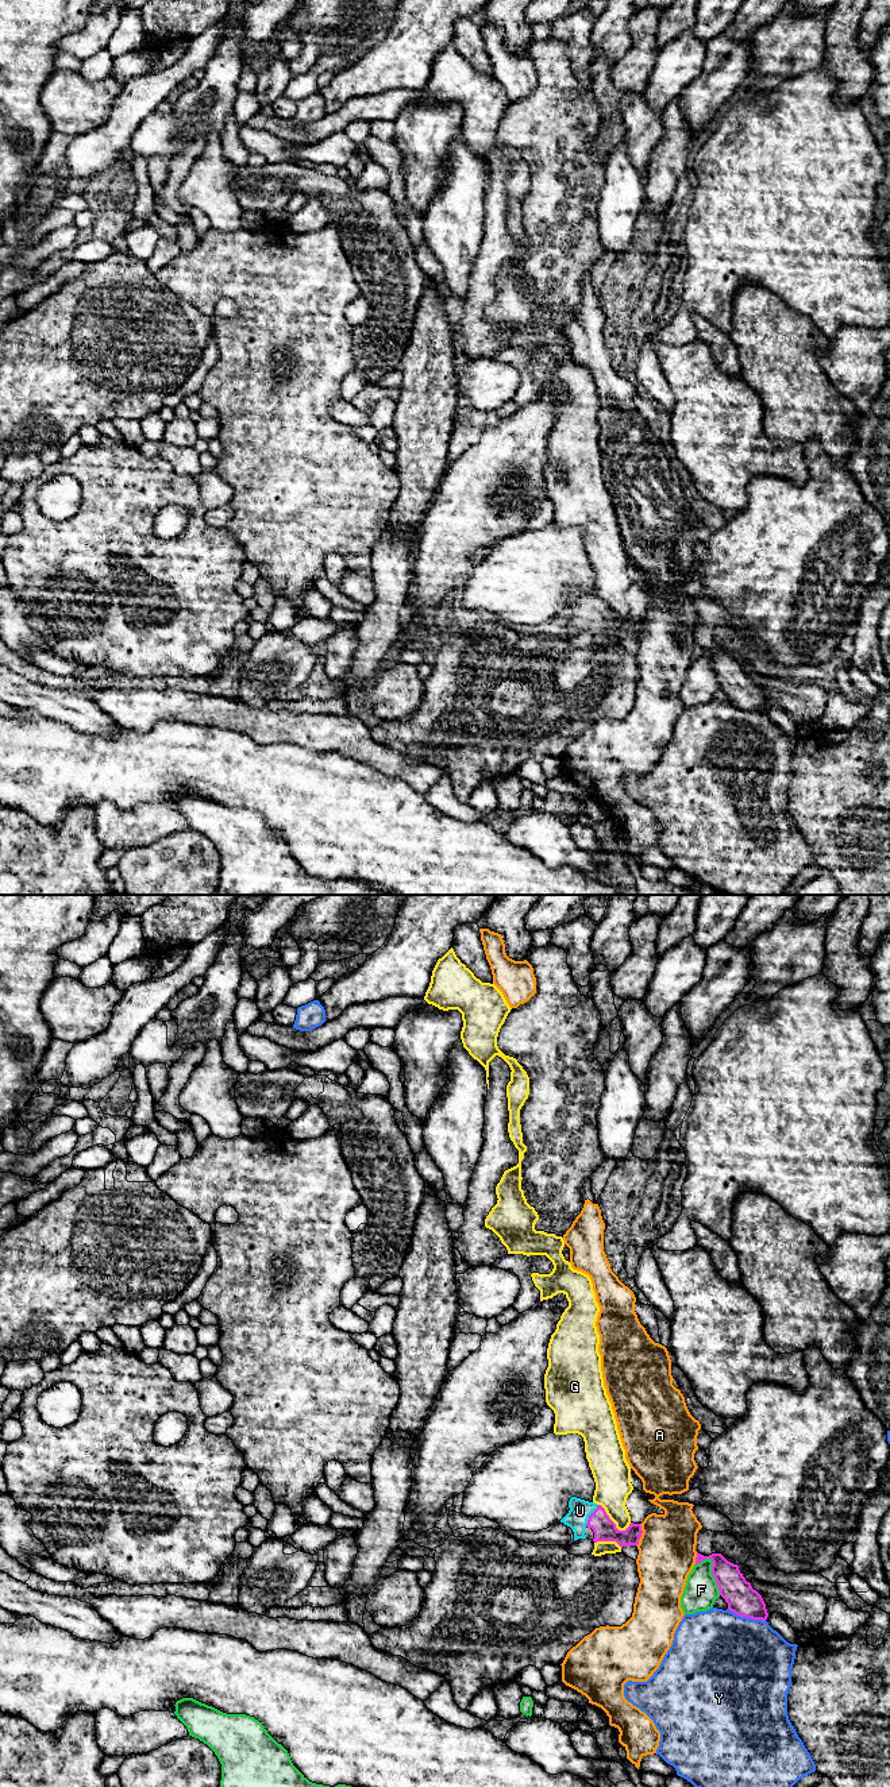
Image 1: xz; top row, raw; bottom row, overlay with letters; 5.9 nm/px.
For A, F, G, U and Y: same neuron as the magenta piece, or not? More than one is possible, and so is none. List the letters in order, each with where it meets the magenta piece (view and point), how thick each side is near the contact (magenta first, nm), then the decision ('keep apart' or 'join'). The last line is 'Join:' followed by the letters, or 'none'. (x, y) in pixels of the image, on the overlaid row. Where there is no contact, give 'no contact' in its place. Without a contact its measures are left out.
A: xz (640, 1535) | 140/340 nm | keep apart
F: xz (712, 1574) | 180/200 nm | keep apart
G: xz (612, 1521) | 140/220 nm | keep apart
U: xz (589, 1516) | 140/130 nm | join
Y: xz (747, 1617) | 180/500 nm | keep apart
Join: U

